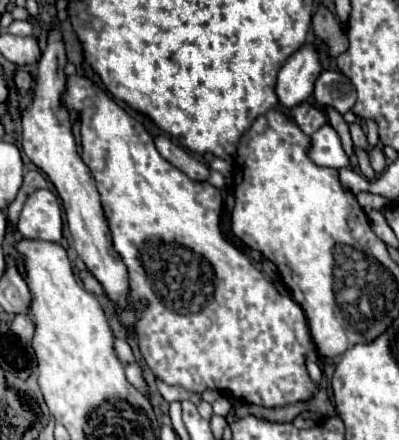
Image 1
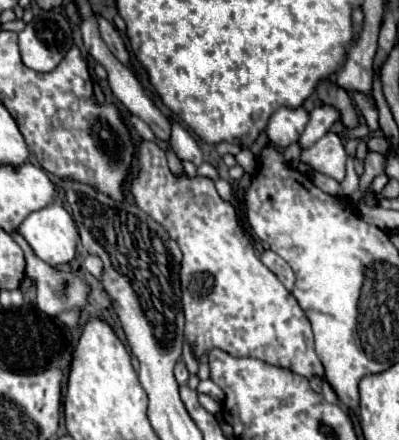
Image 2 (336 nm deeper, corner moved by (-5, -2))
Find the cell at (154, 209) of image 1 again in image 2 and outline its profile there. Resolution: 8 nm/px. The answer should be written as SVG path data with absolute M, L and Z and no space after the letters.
M142 141L138 149L140 173L130 183L130 193L136 205L158 221L168 235L180 245L184 261L180 271L186 329L184 335L194 347L194 355L200 357L210 349L228 351L234 357L256 357L276 367L286 367L298 375L324 375L322 363L314 351L312 329L306 313L298 305L296 297L282 285L282 281L258 259L250 237L238 222L236 211L230 203L222 201L216 187L206 177L174 177L166 163L166 153L150 141Z

